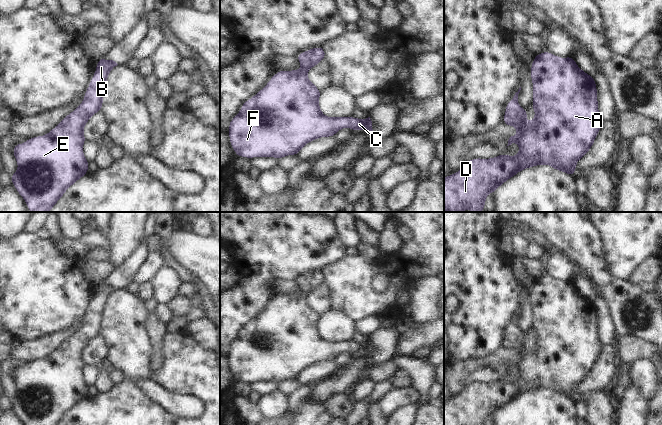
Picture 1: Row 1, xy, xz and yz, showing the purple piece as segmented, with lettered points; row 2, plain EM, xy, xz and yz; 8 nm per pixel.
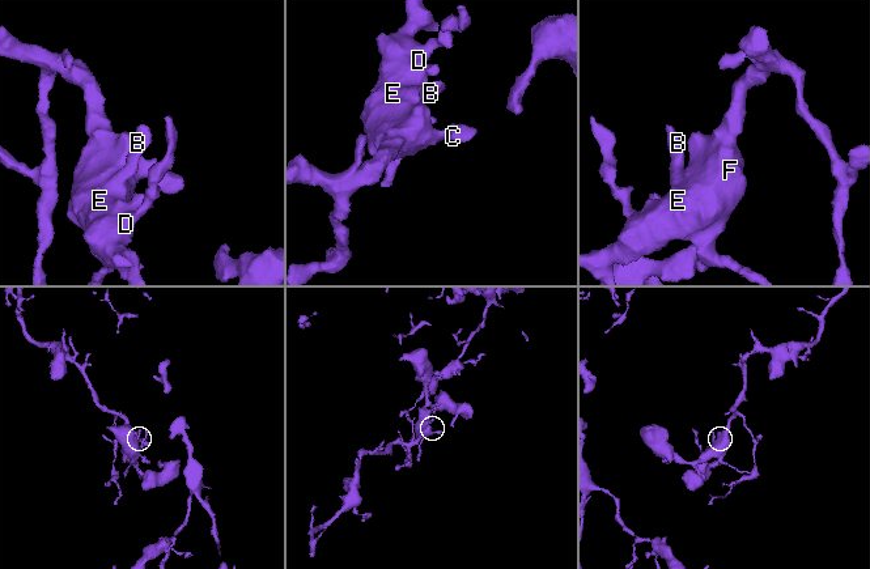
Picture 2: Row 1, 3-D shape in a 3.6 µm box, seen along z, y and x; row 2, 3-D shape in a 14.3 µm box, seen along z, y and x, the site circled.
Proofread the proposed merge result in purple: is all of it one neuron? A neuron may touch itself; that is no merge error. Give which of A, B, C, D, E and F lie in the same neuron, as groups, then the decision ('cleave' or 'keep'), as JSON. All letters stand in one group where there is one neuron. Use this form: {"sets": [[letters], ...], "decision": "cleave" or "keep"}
{"sets": [["A", "B", "C", "D", "E", "F"]], "decision": "keep"}

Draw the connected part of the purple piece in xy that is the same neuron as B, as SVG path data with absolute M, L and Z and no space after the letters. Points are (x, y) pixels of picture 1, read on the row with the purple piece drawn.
M101 57L97 61L96 71L85 91L82 103L49 133L28 138L22 144L14 144L12 152L18 169L10 175L11 180L31 212L49 212L70 186L88 174L89 163L83 154L83 144L87 140L83 134L84 126L92 115L102 109L109 72L117 65L115 61Z

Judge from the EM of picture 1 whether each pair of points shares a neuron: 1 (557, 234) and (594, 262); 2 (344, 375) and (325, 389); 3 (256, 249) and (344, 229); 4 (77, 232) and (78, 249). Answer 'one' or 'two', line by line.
1: one
2: one
3: two
4: two

